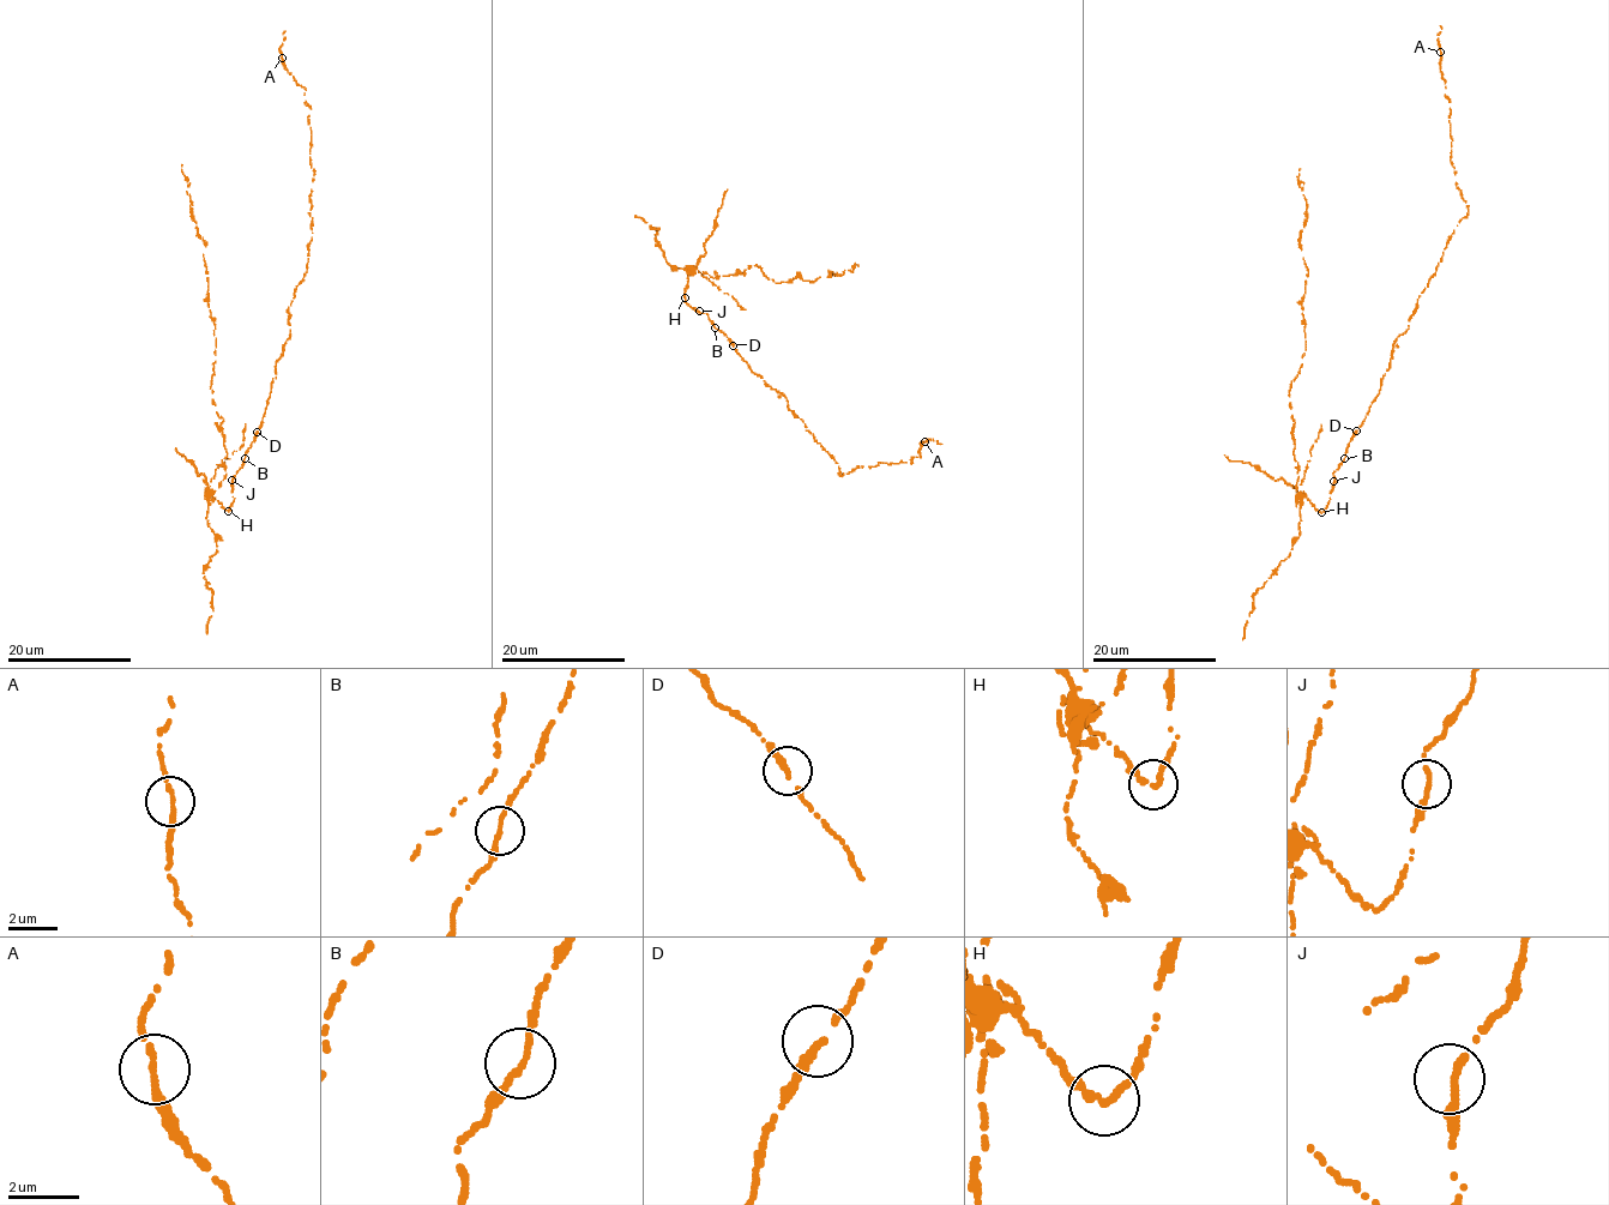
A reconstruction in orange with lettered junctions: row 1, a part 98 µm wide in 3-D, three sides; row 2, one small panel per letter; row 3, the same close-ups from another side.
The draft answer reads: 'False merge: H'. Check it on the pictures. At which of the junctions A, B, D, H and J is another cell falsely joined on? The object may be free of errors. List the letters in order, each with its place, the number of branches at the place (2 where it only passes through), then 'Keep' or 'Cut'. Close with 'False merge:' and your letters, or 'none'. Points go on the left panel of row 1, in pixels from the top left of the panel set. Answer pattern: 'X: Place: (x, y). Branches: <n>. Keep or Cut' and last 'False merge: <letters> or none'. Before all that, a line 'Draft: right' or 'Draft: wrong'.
Draft: right
A: Place: (282, 58). Branches: 2. Keep
B: Place: (245, 458). Branches: 2. Keep
D: Place: (257, 432). Branches: 2. Keep
H: Place: (228, 511). Branches: 2. Cut
J: Place: (231, 480). Branches: 2. Keep
False merge: H

